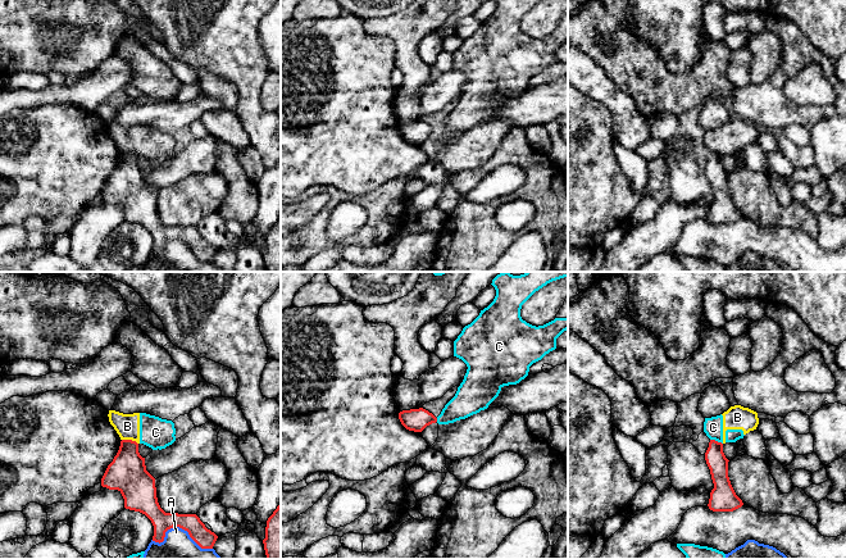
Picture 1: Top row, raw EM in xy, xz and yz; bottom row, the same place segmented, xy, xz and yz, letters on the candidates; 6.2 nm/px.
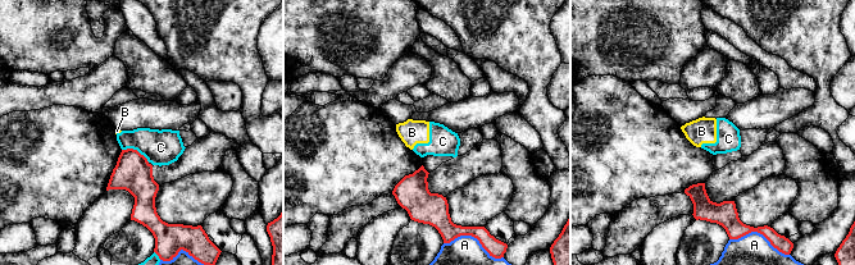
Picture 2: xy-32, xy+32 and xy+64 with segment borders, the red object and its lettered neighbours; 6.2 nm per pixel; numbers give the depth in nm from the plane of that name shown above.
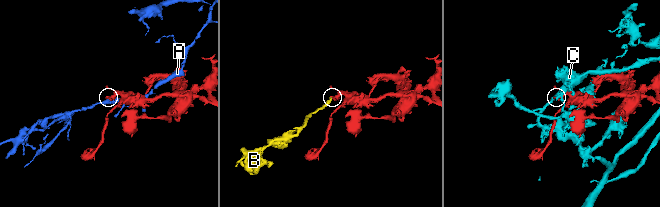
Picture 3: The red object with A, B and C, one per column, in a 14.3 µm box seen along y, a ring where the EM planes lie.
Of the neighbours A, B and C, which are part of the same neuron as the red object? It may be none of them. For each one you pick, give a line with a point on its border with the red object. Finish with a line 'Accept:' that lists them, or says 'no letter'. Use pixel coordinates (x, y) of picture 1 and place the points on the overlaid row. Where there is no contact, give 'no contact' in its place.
Accept: no letter

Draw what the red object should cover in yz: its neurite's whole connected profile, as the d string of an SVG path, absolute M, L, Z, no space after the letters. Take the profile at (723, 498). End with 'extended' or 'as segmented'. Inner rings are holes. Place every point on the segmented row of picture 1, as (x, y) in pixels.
M710 440L705 453L714 488L710 492L709 509L713 512L733 512L743 505L736 495L728 477L728 459L723 453L723 444Z; as segmented

